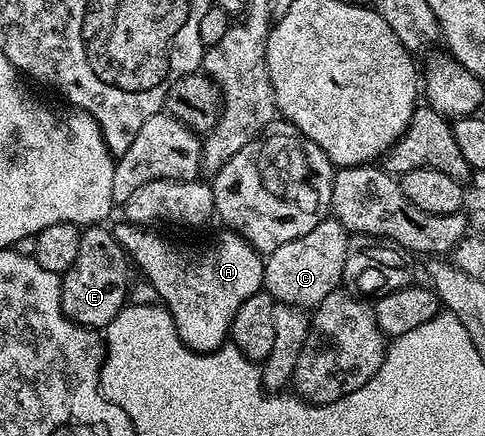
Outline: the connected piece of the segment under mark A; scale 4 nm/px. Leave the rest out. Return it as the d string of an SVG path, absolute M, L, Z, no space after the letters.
M122 223L114 226L113 232L117 243L123 246L128 258L147 276L149 284L155 288L160 302L171 313L175 320L177 335L189 346L194 353L214 353L228 340L233 323L233 315L237 315L237 307L249 299L249 295L260 292L264 288L263 270L264 258L259 250L244 237L234 231L223 231L212 245L199 249L194 253L191 249L178 249L171 241L166 241L159 233L154 233L151 227L144 227L134 223Z

